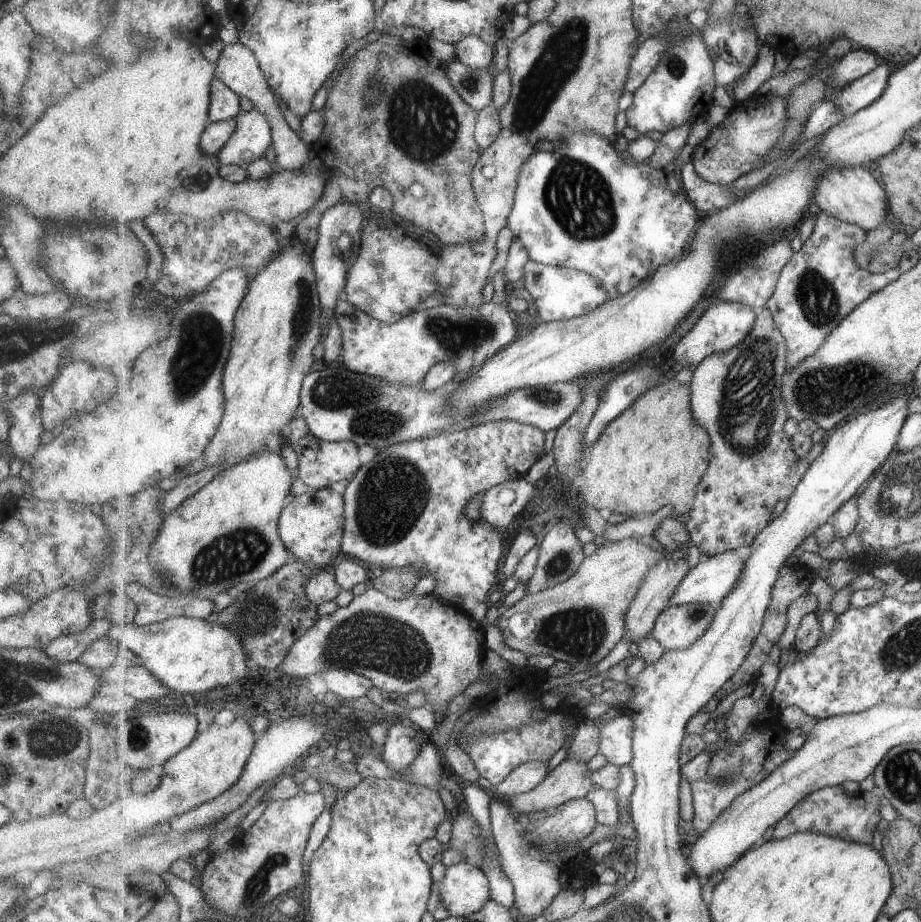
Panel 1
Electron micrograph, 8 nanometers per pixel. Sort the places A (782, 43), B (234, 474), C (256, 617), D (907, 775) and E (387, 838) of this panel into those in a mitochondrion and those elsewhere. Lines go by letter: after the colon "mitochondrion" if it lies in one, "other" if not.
A: other
B: other
C: mitochondrion
D: mitochondrion
E: other

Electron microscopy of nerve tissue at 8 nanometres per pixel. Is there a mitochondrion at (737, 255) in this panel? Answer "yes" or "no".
yes

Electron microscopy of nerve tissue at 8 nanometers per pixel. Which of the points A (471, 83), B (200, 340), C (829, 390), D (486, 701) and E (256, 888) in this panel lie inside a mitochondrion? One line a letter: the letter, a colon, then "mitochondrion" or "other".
A: mitochondrion
B: mitochondrion
C: mitochondrion
D: other
E: mitochondrion

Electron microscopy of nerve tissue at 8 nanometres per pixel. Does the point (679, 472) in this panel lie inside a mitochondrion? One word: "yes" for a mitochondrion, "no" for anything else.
no

